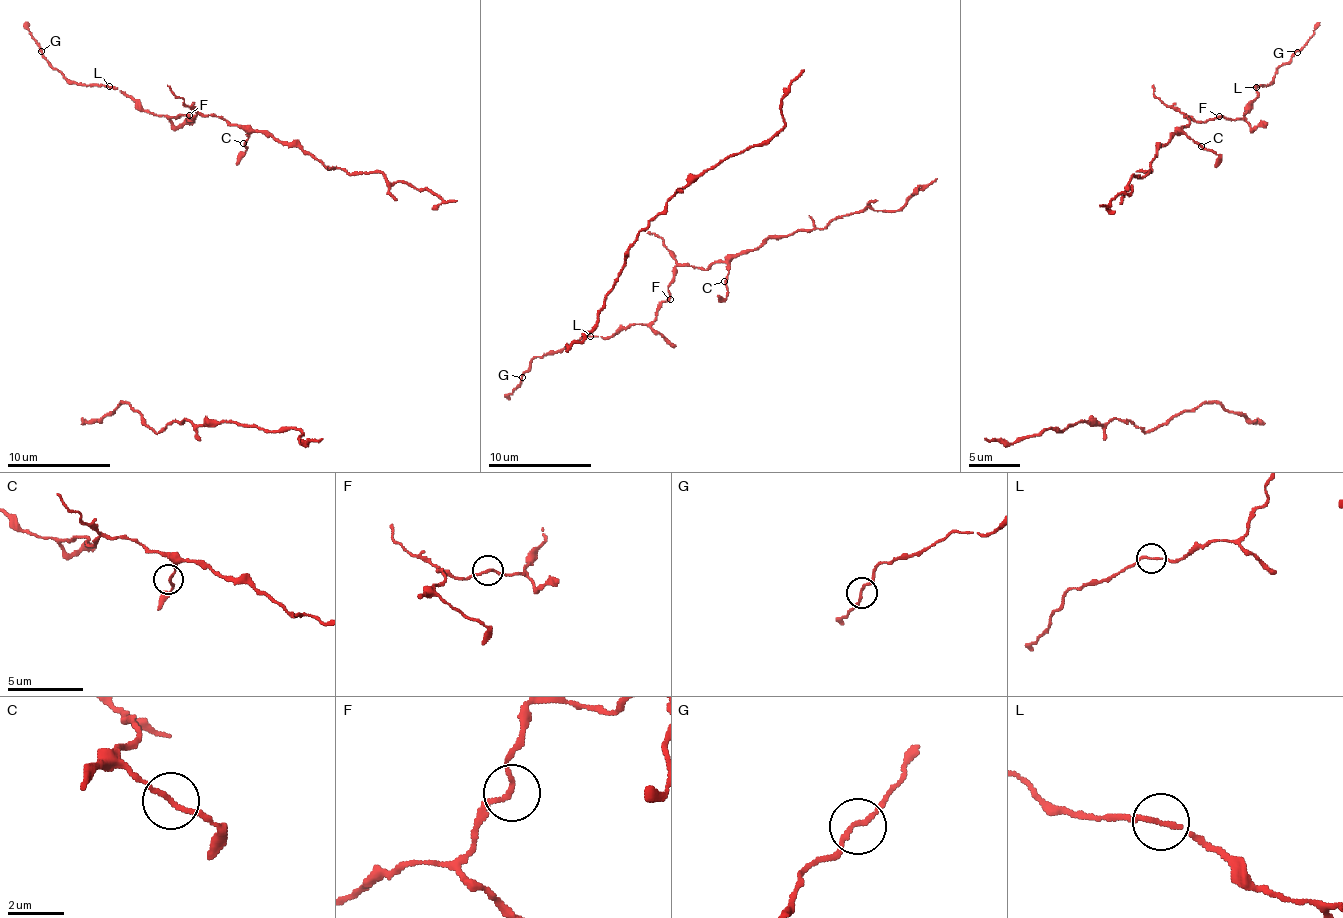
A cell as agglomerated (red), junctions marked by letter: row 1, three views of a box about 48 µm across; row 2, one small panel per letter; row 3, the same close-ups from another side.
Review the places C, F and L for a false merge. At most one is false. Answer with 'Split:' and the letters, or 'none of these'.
Split: none of these

